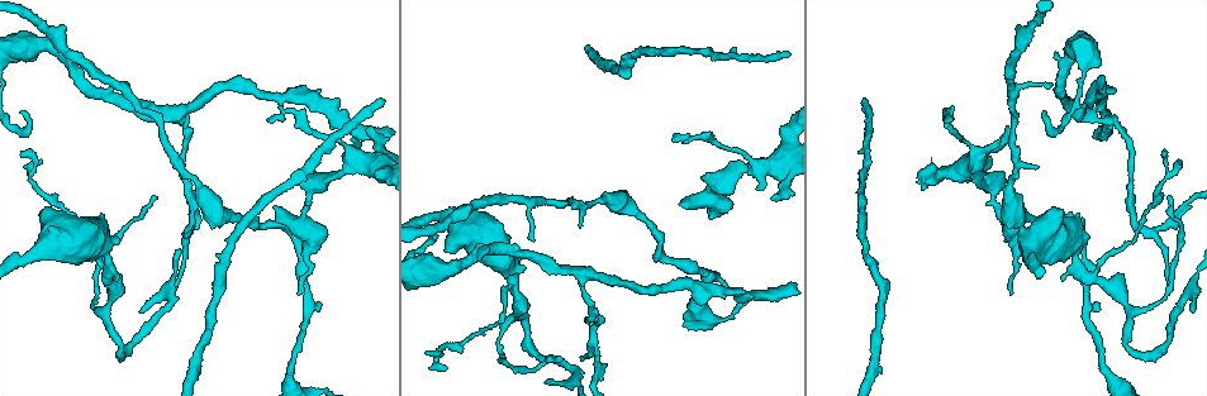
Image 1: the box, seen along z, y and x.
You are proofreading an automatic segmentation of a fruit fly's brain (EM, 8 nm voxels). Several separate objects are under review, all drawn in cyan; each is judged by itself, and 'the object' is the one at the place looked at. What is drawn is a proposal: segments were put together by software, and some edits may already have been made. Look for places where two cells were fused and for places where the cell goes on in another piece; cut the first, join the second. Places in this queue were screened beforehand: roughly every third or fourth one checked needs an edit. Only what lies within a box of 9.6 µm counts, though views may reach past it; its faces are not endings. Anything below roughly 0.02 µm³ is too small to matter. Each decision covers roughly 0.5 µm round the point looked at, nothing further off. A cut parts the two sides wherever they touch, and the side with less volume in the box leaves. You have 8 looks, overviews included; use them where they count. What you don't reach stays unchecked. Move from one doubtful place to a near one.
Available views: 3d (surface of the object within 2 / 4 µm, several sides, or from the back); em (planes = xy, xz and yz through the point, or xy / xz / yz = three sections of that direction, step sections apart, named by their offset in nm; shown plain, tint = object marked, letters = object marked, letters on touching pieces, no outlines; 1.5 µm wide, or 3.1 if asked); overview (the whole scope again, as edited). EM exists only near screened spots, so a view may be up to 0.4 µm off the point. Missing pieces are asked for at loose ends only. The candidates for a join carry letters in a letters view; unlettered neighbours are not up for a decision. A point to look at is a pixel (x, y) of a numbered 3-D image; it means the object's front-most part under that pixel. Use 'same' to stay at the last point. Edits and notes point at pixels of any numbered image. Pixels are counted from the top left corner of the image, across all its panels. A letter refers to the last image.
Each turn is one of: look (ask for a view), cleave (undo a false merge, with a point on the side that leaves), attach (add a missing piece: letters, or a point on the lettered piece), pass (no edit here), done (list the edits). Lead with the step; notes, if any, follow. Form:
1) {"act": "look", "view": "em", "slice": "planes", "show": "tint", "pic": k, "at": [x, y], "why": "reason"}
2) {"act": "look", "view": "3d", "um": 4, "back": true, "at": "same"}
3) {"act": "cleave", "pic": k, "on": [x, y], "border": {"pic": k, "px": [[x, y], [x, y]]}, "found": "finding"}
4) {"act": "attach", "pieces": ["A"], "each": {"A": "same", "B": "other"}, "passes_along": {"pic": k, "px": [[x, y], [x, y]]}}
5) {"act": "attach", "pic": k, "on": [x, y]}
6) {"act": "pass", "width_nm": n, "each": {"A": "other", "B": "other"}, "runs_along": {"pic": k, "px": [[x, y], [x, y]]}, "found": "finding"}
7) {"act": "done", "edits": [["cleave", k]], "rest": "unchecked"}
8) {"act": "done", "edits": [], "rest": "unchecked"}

{"act": "look", "view": "em", "slice": "planes", "show": "letters", "pic": 1, "at": [1044, 113], "why": "an open end"}

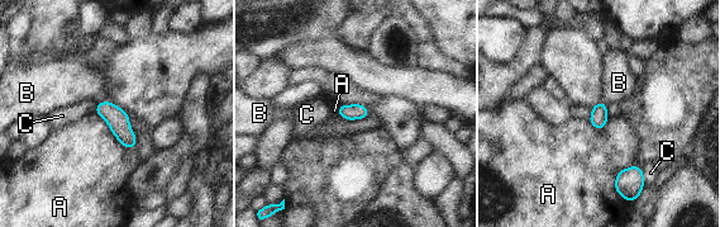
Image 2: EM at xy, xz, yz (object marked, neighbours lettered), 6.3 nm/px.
{"act": "pass", "each": {"A": "other", "B": "other", "C": "other"}, "border": {"pic": 2, "px": [[105, 100], [96, 104]]}, "found": "no lettered piece goes on from it"}

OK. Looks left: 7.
{"act": "look", "view": "em", "slice": "planes", "show": "letters", "pic": 1, "at": [1144, 232], "why": "abrupt turn"}

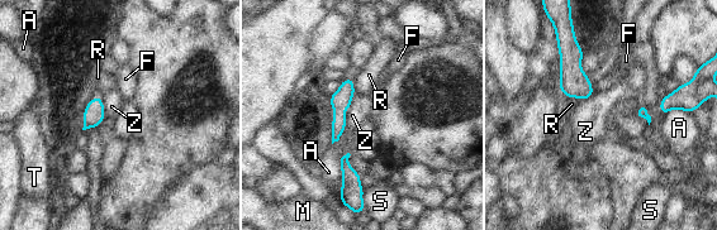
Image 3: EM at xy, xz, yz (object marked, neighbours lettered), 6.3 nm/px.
{"act": "pass", "width_nm": 120, "each": {"A": "other", "F": "other", "M": "other", "R": "other", "S": "other", "T": "other", "Z": "other"}, "runs_along": {"pic": 3, "px": [[350, 82], [340, 101], [335, 138]]}, "found": "one cell here"}

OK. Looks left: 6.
{"act": "look", "view": "em", "slice": "planes", "show": "plain", "pic": 1, "at": [1083, 252], "why": "narrows sharply"}

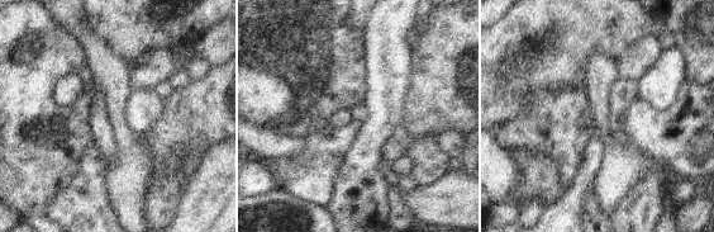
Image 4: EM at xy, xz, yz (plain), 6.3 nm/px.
{"act": "look", "view": "em", "slice": "planes", "show": "letters", "at": "same", "why": "see the neighbours"}

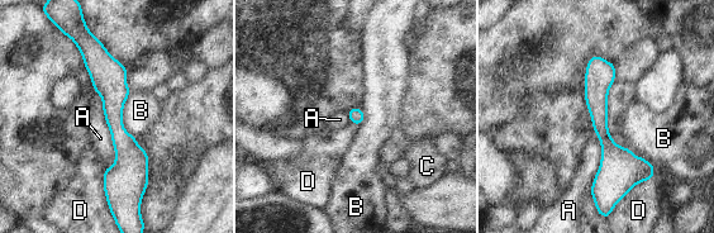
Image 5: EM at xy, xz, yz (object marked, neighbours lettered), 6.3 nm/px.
{"act": "pass", "width_nm": 100, "each": {"A": "other", "B": "other", "C": "other", "D": "other"}, "border": {"pic": 5, "px": [[129, 91], [122, 125], [136, 138]]}, "found": "continuous, no second cell"}

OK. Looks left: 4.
{"act": "done", "edits": [], "rest": "unchecked"}

